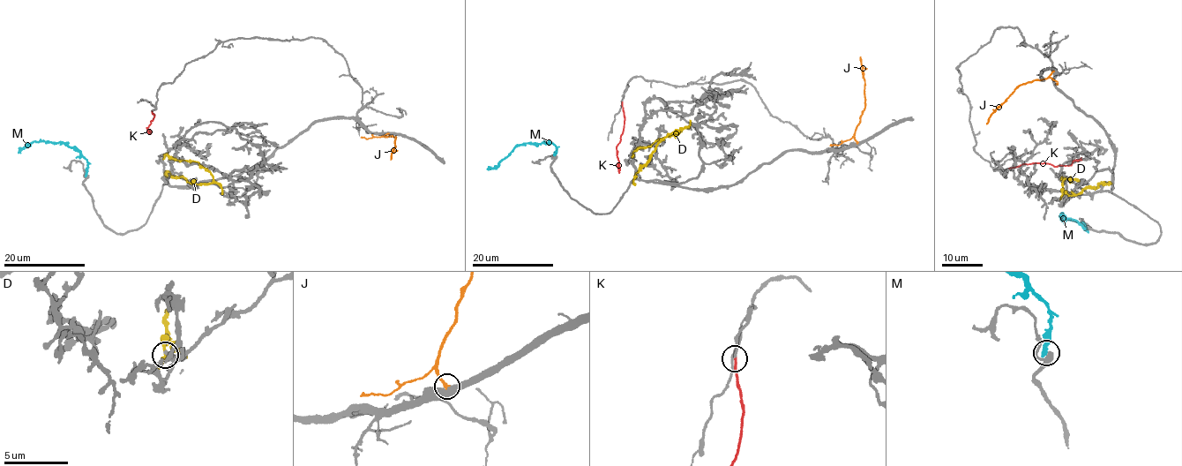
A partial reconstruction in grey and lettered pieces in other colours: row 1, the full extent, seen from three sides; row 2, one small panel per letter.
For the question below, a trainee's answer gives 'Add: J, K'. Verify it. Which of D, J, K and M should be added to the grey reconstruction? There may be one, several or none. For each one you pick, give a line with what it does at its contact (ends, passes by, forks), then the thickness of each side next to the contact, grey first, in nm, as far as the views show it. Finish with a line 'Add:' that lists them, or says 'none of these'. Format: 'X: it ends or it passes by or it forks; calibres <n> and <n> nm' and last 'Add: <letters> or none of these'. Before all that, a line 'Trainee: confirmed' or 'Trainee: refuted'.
Trainee: confirmed
J: it ends; calibres 500 and 220 nm
K: it ends; calibres 150 and 170 nm
Add: J, K

